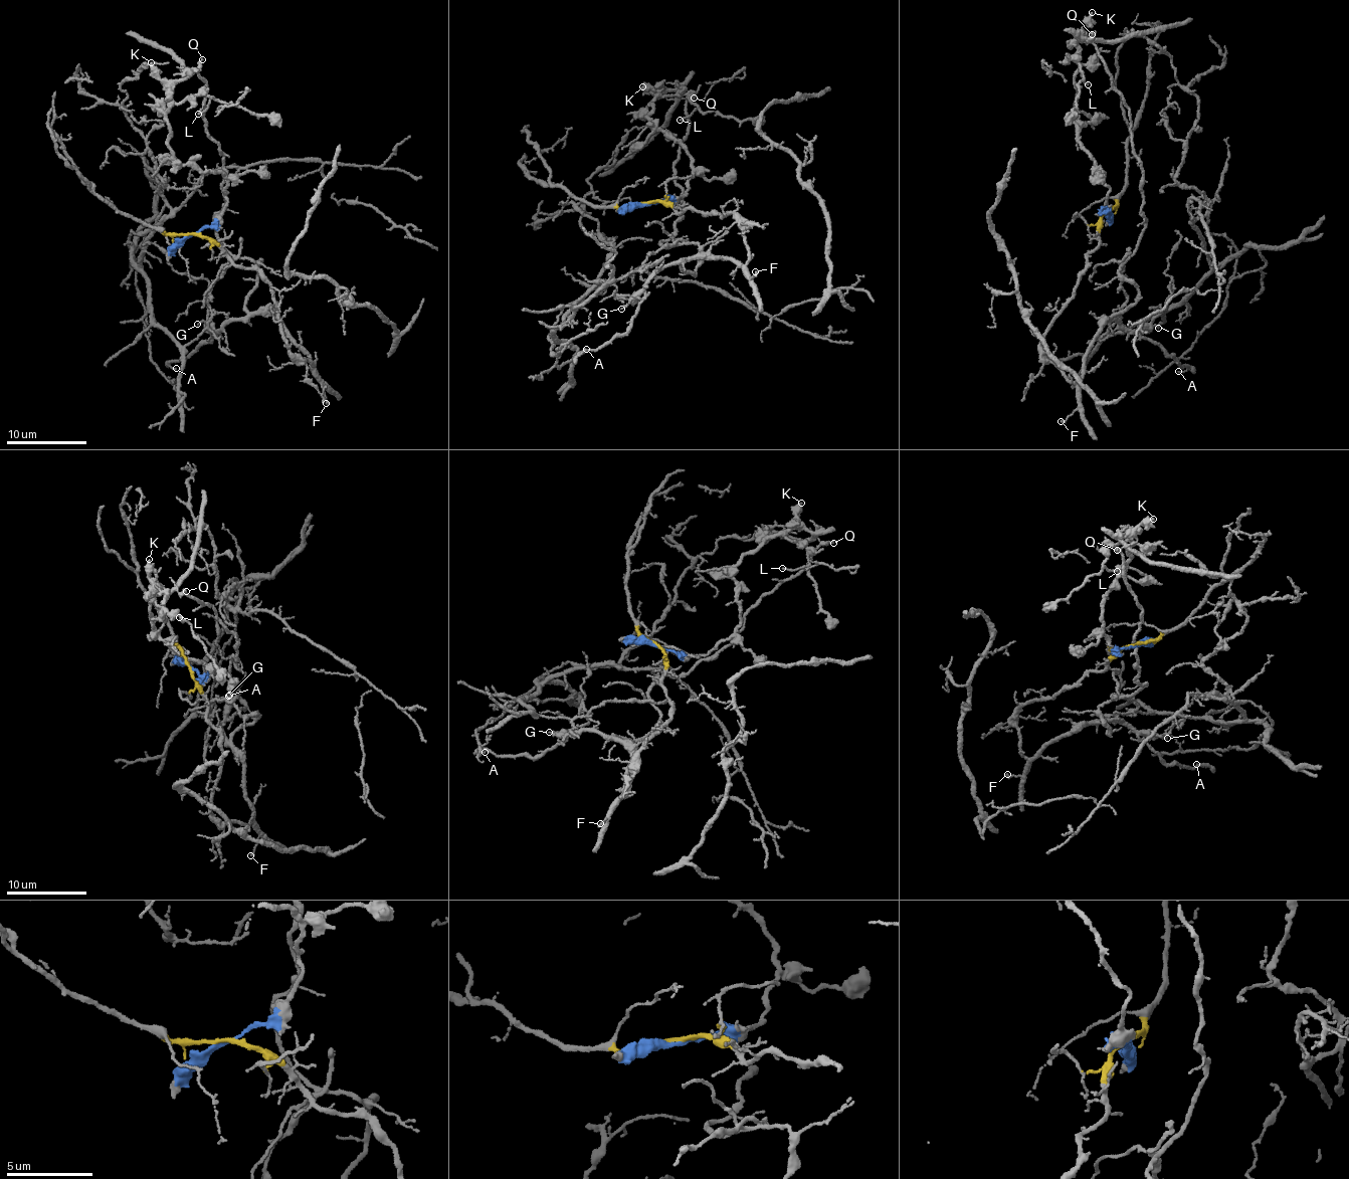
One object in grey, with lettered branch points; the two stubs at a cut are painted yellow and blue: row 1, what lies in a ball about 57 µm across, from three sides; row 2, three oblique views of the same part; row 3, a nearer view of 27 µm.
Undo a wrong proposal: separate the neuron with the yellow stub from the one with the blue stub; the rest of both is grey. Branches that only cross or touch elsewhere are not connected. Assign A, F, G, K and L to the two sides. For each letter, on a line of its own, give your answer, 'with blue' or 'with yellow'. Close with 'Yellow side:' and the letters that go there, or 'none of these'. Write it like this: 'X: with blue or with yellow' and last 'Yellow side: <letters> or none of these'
A: with yellow
F: with yellow
G: with yellow
K: with blue
L: with blue
Yellow side: A, F, G

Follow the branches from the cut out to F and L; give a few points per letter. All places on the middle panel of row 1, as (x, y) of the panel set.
F: (645, 204), (664, 202), (680, 212), (703, 210), (724, 217), (733, 212), (748, 248), (748, 278), (756, 271)
L: (645, 204), (685, 196), (693, 171), (678, 142), (647, 118), (651, 101), (691, 100), (695, 112), (680, 121)

